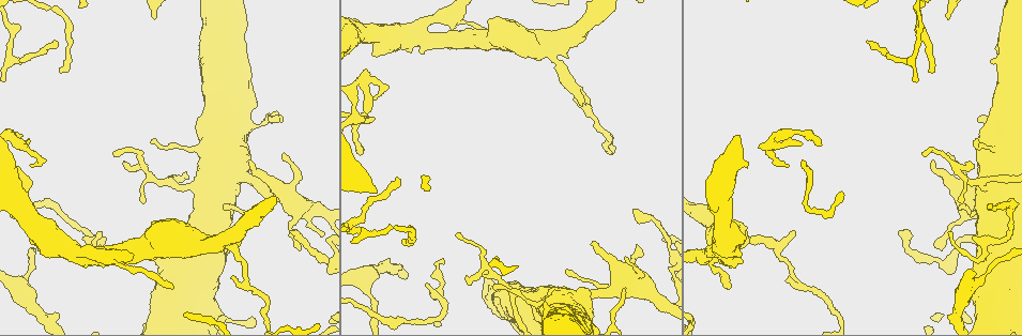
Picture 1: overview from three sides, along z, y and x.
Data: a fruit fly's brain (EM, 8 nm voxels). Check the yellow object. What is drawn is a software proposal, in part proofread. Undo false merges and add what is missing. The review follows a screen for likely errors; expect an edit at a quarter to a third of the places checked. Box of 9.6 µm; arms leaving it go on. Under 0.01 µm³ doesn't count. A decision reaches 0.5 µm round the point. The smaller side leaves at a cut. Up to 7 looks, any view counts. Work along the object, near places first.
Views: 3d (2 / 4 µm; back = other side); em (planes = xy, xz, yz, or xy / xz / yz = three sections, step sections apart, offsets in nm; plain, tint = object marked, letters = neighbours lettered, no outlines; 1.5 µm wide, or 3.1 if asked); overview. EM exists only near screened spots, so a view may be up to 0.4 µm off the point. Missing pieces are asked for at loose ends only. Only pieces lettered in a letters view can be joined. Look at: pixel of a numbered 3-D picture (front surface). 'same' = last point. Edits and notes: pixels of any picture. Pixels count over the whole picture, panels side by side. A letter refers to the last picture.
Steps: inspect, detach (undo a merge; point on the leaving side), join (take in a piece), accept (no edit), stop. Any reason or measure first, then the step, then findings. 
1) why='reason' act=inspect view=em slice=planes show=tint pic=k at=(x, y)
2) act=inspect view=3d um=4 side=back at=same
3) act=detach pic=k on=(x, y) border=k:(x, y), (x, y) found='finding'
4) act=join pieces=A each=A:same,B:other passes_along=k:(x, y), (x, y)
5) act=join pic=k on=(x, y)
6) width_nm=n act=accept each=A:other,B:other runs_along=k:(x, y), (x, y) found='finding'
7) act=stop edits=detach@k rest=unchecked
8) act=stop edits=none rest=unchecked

why='tapers out' act=inspect view=em slice=yz step=4 show=plain pic=1 at=(169, 288)

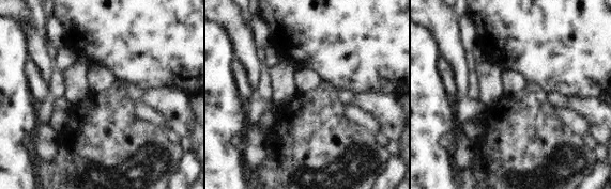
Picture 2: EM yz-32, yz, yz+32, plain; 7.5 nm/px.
act=inspect view=em slice=yz step=4 show=letters at=same

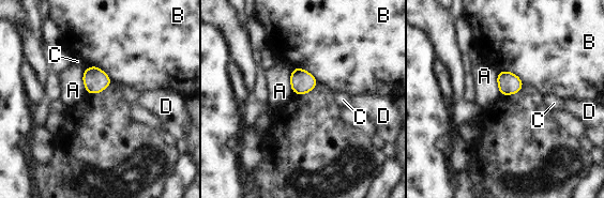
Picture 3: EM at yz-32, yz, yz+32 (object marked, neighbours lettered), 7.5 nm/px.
width_nm=170 longest_contact=B:220nm act=accept each=A:other,B:other,C:other,D:other found='none of them fits'

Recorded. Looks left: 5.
why='branch stops here' act=inspect view=3d um=2 pic=1 at=(575, 98)

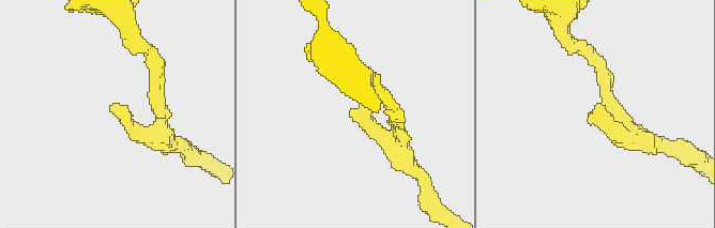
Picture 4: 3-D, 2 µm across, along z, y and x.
why='need the tissue' act=inspect view=em slice=xz step=4 show=tint pic=4 at=(113, 107)

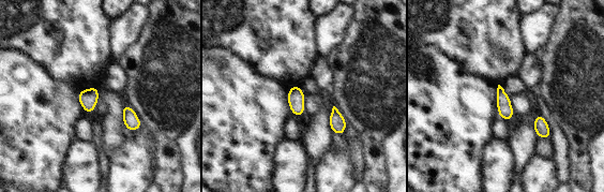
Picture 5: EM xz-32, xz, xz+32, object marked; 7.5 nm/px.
act=inspect view=em slice=xz step=4 show=letters at=same

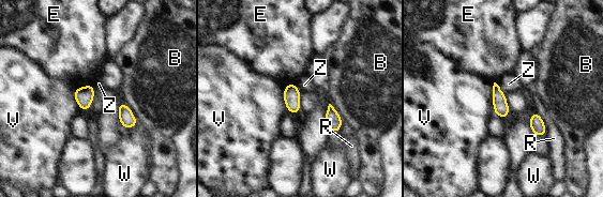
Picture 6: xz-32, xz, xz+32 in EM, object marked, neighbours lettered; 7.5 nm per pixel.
width_nm=100 act=accept each=B:other,E:other,R:other,V:other,W:other,Z:other border=6:(92, 84), (74, 89) found='none of them fits'

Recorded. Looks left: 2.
why='an open end' act=inspect view=3d um=4 pic=1 at=(250, 162)

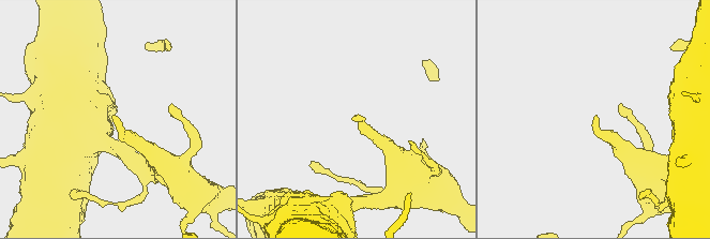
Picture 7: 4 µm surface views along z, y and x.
act=inspect view=em slice=planes show=letters pic=7 at=(356, 118)

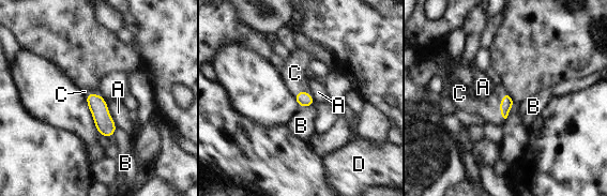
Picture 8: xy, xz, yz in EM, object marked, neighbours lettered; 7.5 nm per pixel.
act=join pieces=C each=A:other,B:other,C:same,D:other passes_along=8:(506, 102), (501, 101), (468, 101) found='the neuron continues'

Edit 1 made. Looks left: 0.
act=stop edits=join@8 rest=unchecked

